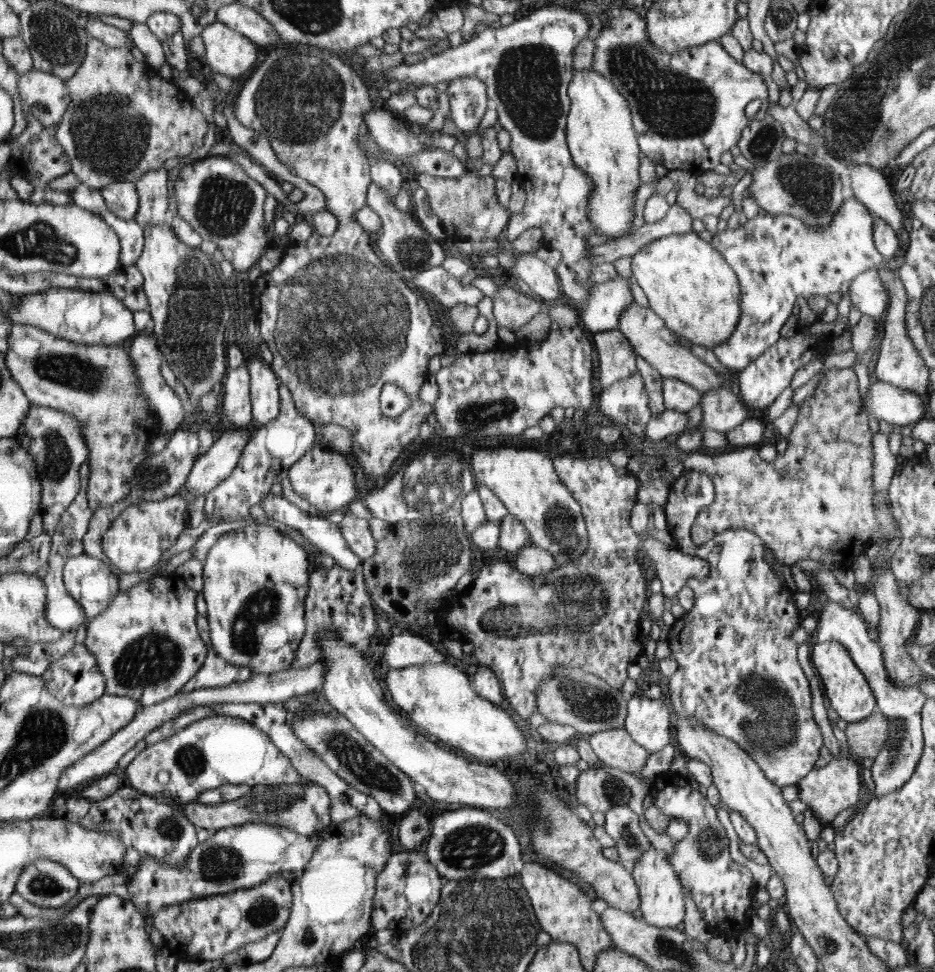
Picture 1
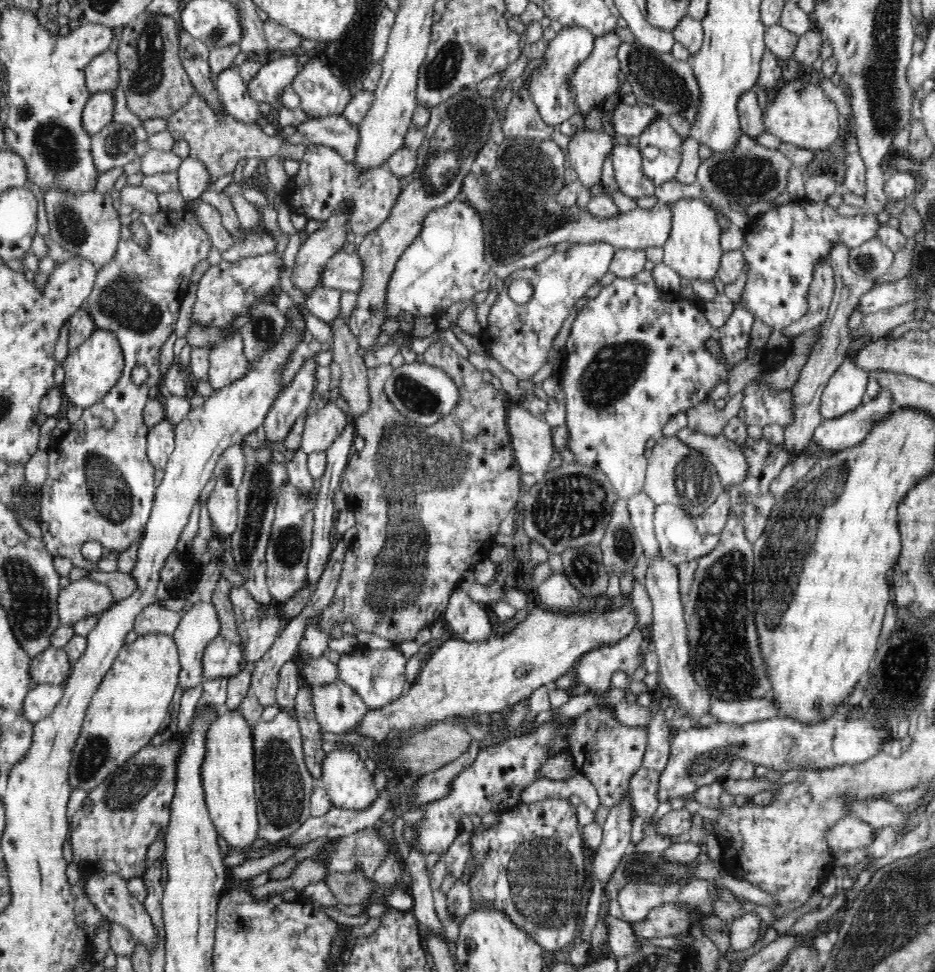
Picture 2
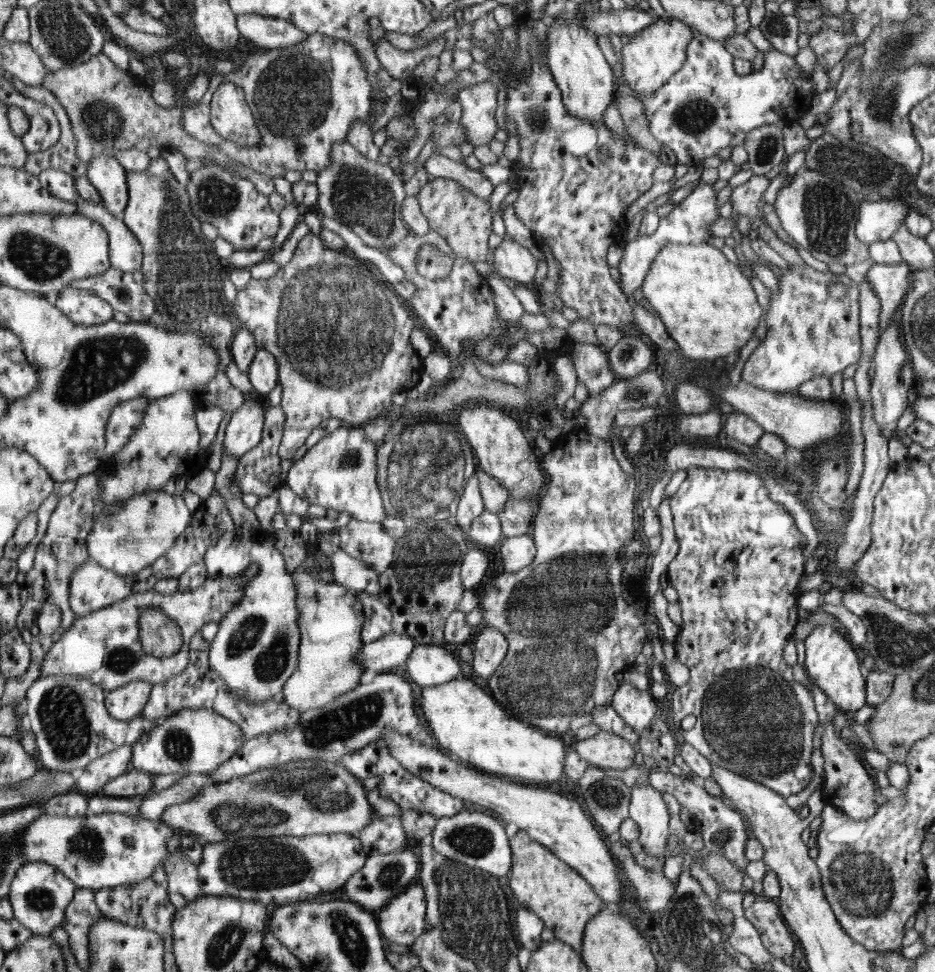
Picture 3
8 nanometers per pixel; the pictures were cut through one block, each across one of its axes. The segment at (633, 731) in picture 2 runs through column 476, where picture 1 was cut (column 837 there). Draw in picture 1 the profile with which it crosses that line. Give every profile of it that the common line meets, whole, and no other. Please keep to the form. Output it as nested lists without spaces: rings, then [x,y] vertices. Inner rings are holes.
[[[850,756],[828,757],[824,767],[814,767],[797,785],[798,798],[805,802],[824,828],[830,825],[834,818],[860,802],[860,768],[856,765],[856,759]]]

